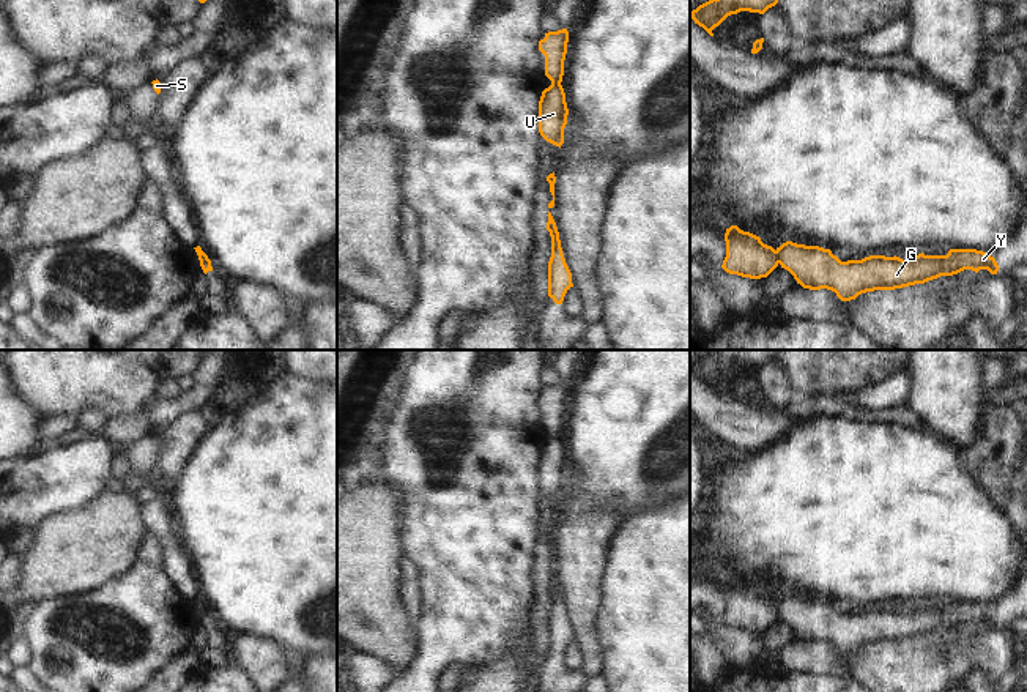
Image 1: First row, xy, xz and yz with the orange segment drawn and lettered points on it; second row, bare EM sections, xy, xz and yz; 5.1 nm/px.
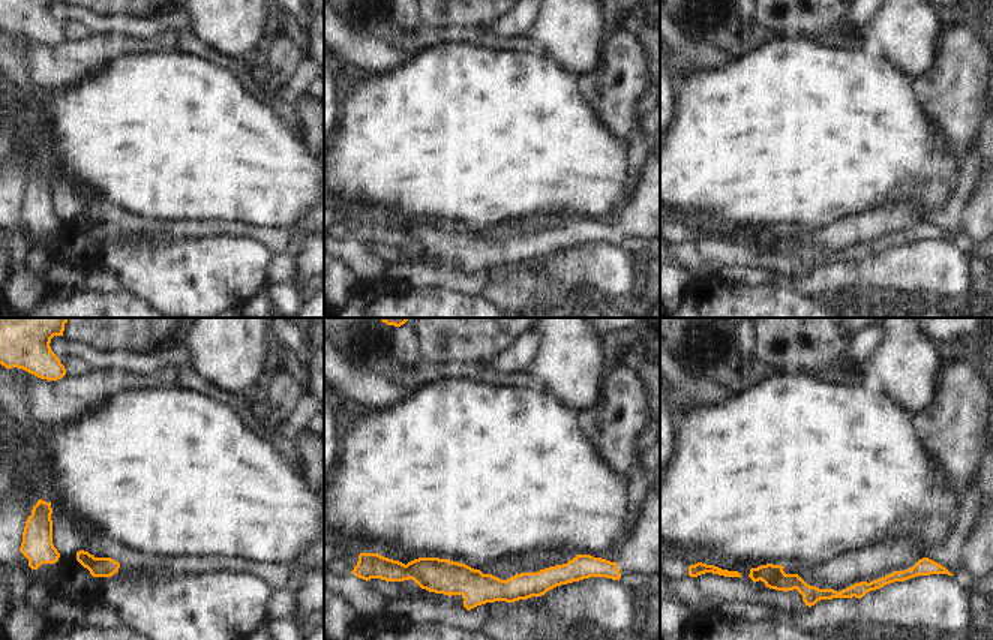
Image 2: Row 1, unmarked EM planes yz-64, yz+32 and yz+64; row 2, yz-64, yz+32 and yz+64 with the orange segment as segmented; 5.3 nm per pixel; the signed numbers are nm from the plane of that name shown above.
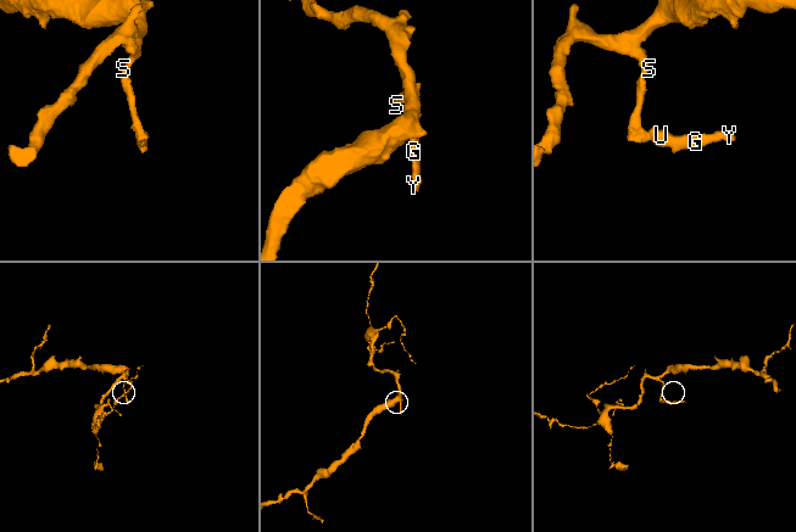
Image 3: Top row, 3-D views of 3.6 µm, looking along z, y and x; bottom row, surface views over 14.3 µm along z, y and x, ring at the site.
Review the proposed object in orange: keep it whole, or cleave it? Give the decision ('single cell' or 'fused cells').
fused cells

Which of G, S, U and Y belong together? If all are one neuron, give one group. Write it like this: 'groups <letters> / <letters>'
groups G U Y / S

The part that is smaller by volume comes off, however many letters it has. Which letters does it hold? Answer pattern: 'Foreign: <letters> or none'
Foreign: G, U, Y

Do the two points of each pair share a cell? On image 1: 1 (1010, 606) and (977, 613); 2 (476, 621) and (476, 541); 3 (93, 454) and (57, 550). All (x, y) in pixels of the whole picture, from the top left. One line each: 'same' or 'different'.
1: same
2: same
3: different

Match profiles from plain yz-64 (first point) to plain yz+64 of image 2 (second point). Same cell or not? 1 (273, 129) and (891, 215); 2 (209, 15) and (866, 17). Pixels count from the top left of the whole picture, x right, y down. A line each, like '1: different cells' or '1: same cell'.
1: different cells
2: different cells

